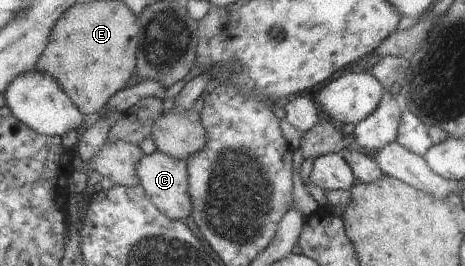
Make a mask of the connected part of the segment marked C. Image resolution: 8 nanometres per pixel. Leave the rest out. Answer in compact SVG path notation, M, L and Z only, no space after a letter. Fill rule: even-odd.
M155 149L151 154L143 155L135 165L136 173L145 196L170 219L183 220L192 211L188 193L188 170L183 159L177 159Z

